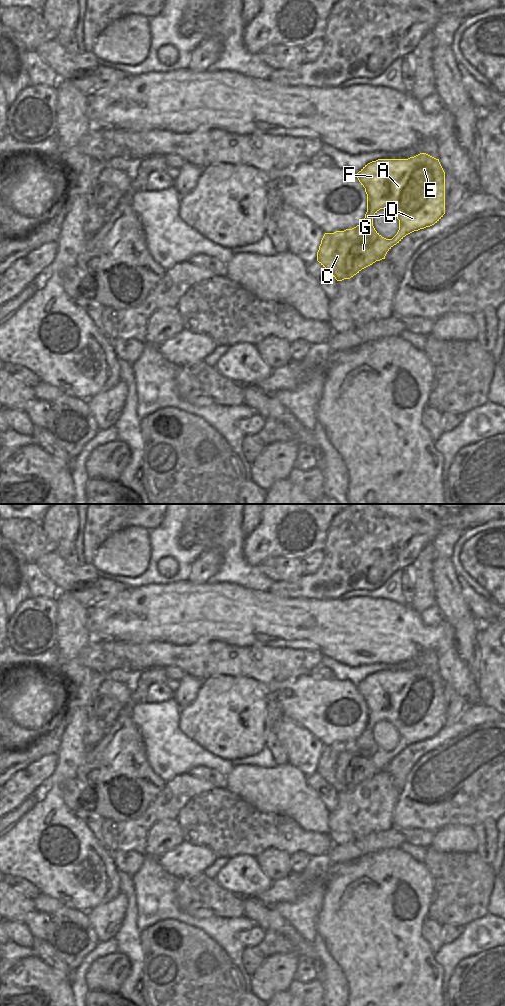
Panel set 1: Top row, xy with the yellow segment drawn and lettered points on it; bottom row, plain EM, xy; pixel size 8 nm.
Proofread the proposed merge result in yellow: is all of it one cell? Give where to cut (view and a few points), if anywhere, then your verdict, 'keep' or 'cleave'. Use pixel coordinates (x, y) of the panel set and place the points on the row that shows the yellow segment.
no cut; keep

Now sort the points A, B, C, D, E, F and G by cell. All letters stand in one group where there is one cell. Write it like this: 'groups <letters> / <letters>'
groups A B C D E F G

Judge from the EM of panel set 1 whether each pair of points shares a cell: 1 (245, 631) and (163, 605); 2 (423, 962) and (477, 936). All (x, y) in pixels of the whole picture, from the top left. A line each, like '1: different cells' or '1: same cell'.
1: same cell
2: different cells

